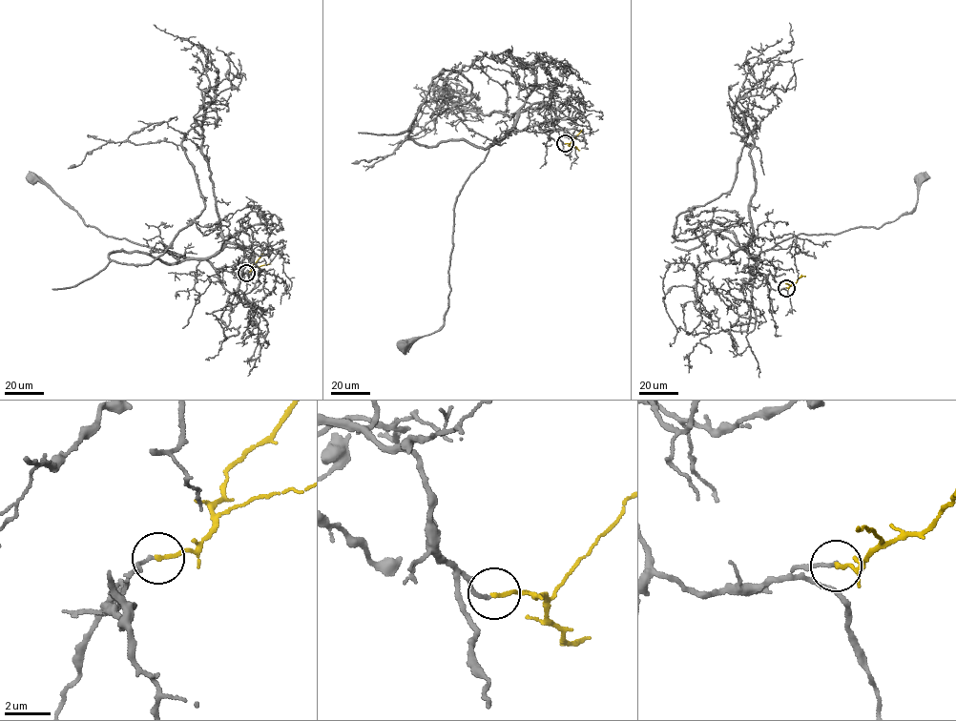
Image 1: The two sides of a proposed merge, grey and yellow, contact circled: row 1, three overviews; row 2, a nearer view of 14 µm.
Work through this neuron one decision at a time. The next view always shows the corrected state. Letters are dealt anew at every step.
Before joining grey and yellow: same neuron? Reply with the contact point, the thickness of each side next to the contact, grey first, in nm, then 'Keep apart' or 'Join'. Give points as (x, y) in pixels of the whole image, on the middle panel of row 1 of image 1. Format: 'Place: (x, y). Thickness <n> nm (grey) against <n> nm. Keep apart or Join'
Place: (565, 143). Thickness 130 nm (grey) against 170 nm. Join

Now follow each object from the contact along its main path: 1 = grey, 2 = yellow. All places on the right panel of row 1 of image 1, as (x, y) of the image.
1: (786, 288), (775, 290), (758, 272), (760, 252), (795, 235), (879, 228), (911, 214), (920, 177)
2: (786, 288), (805, 276)

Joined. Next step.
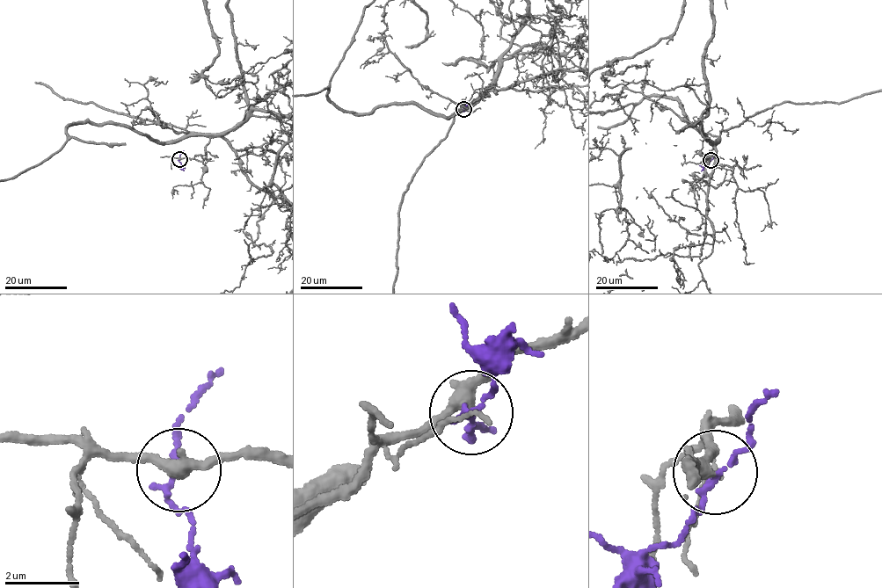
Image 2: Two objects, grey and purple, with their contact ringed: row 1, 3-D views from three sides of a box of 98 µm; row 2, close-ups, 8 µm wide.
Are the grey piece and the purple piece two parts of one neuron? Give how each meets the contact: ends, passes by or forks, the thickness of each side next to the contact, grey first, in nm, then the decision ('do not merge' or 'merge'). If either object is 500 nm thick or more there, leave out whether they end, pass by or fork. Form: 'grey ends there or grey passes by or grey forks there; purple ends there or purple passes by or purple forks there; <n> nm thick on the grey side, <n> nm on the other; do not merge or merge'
grey passes by; purple passes by; 320 nm thick on the grey side, 120 nm on the other; do not merge

